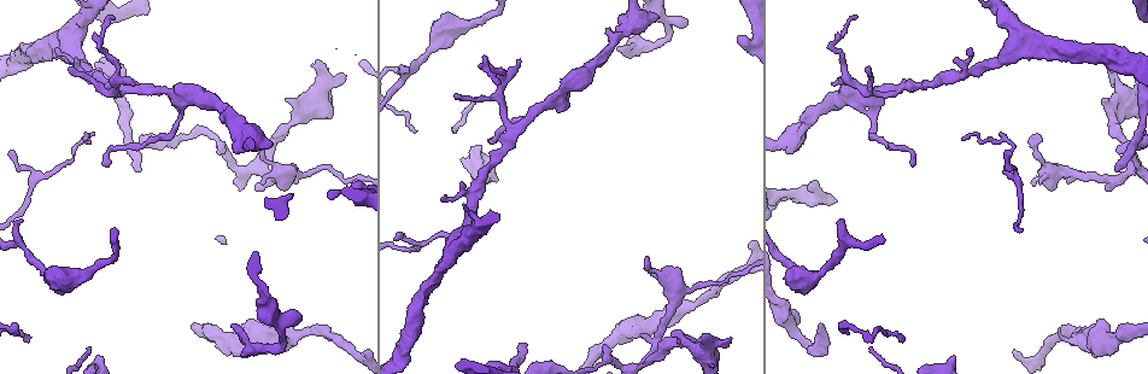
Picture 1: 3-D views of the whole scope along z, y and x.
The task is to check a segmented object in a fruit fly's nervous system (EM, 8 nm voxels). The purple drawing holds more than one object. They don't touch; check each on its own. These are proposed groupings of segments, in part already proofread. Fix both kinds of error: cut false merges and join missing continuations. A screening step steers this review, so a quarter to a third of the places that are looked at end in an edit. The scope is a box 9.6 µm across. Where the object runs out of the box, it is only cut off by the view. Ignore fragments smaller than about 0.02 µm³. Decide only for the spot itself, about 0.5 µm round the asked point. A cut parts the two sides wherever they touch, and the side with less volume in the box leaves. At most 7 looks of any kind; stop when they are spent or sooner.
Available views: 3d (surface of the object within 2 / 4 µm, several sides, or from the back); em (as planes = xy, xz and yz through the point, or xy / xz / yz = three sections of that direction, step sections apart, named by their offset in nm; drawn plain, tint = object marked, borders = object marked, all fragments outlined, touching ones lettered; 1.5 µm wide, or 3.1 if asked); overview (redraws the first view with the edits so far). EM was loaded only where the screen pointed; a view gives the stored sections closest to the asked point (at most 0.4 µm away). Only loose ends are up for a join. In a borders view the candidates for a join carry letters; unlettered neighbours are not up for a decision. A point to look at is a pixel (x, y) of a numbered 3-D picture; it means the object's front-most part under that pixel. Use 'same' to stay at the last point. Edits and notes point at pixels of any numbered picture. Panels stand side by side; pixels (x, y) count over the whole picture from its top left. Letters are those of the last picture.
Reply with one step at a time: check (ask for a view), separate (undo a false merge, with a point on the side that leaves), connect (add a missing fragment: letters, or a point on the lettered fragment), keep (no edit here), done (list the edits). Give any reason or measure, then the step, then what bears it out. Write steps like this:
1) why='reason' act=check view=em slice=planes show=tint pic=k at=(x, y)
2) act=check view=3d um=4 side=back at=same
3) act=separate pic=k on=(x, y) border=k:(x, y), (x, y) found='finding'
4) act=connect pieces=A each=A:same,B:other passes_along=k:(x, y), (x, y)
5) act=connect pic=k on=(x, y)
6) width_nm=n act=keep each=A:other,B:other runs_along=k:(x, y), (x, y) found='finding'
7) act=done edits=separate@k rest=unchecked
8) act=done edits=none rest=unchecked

why='thin end' act=check view=3d um=2 side=back pic=1 at=(114, 18)

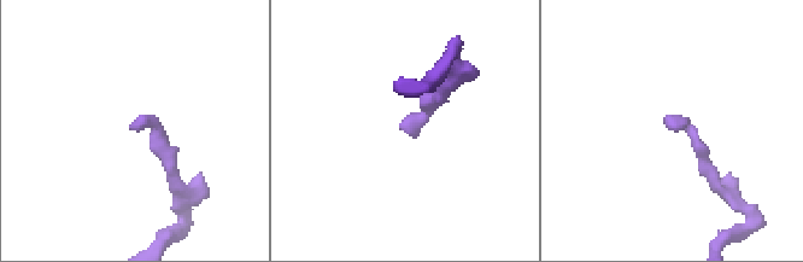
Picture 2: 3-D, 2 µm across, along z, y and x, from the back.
act=check view=em slice=planes show=plain pic=2 at=(676, 125)

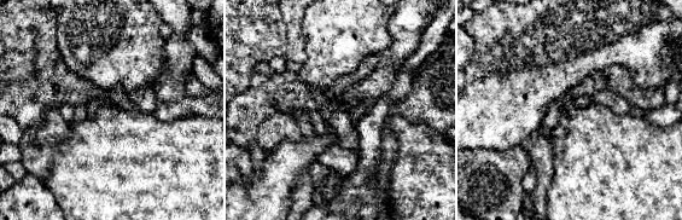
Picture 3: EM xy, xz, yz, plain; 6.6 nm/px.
act=check view=em slice=planes show=borders at=same

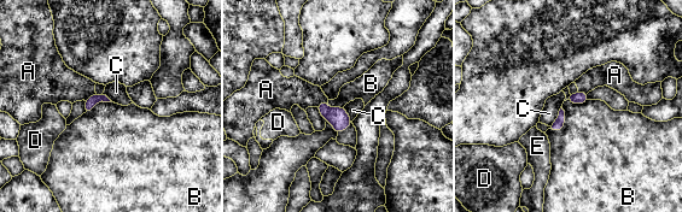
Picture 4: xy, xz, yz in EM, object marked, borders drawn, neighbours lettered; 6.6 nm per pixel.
longest_contact=B:190nm act=keep each=A:other,B:other,C:other,D:other,E:other border=4:(561, 106), (563, 128), (551, 131) found='no lettered fragment goes on from it'

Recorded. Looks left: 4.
why='end of a long branch' act=check view=em slice=xy step=8 show=borders pic=1 at=(1114, 168)

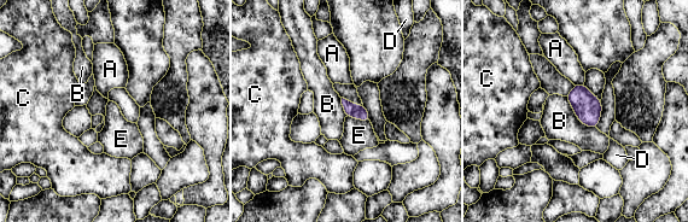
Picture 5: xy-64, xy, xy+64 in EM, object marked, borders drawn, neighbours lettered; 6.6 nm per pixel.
why='cut it another way' act=check view=em slice=planes show=borders at=same

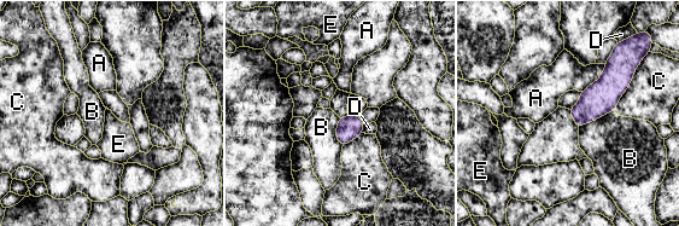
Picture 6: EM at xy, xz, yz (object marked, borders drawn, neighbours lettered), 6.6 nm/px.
act=connect pieces=E each=A:other,B:other,C:other,D:other,E:same passes_along=6:(600, 98), (573, 119), (555, 139) found='it goes on there'

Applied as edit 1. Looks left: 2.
act=done edits=connect@6 rest=unchecked

